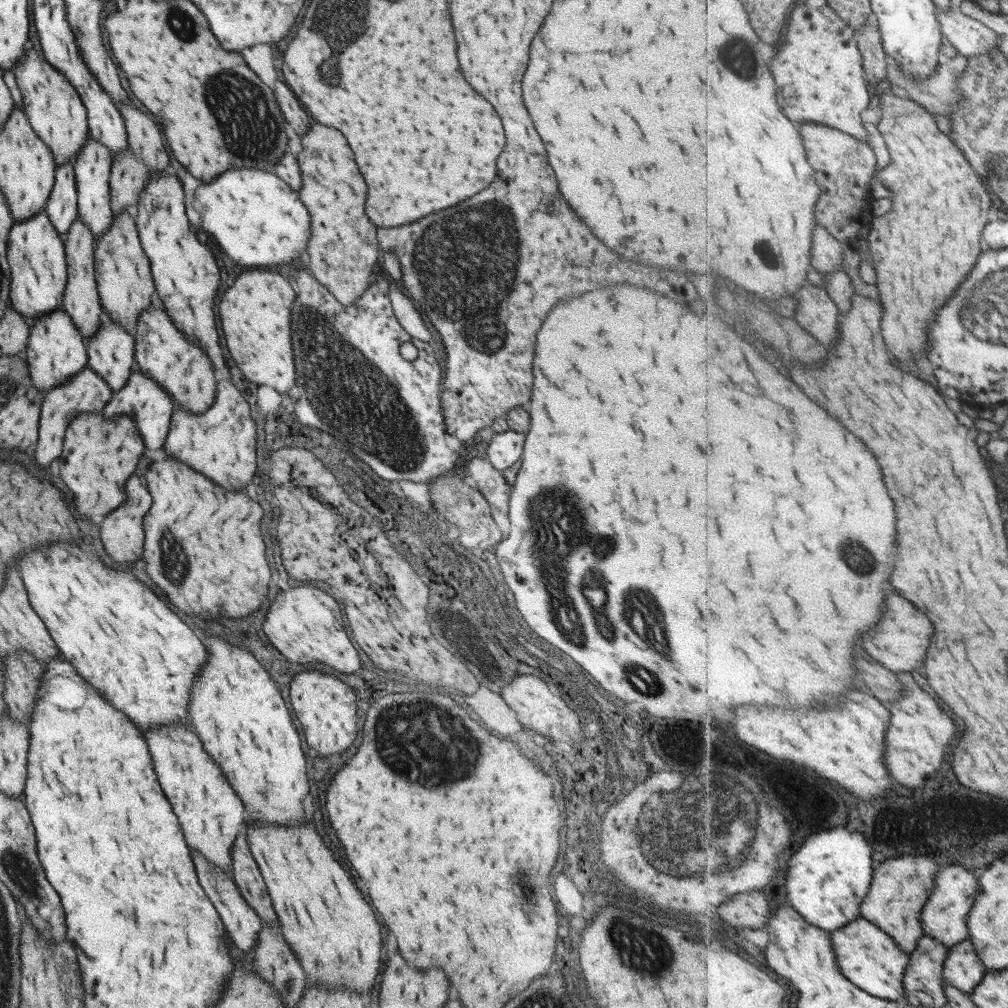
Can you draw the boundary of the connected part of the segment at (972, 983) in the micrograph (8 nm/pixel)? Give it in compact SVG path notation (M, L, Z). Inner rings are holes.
M968 939L952 948L948 957L944 977L947 982L960 987L962 992L973 994L977 986L987 977L989 969L983 961L976 943Z

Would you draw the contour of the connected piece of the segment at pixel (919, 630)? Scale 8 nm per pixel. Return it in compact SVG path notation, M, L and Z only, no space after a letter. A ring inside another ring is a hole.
M888 596L884 620L874 628L872 634L864 636L864 646L876 660L880 660L890 670L910 674L924 666L934 632L936 628L932 620L922 610L918 610L910 600L902 596Z

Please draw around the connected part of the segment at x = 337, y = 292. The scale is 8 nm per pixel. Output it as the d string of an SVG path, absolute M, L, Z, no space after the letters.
M320 122L310 124L308 134L302 136L302 152L298 166L302 176L300 200L308 209L312 224L312 238L308 240L310 270L322 284L346 306L354 304L372 284L373 266L378 262L381 246L377 239L377 226L364 216L366 184L354 162L346 138L330 126Z

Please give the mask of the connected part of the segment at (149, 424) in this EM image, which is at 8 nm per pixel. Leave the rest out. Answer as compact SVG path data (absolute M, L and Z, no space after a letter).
M133 365L128 382L118 392L114 393L102 411L104 418L115 418L119 414L131 414L145 448L158 450L158 448L163 448L165 445L175 408L173 398L153 378L145 376L143 372L137 370L135 365Z

